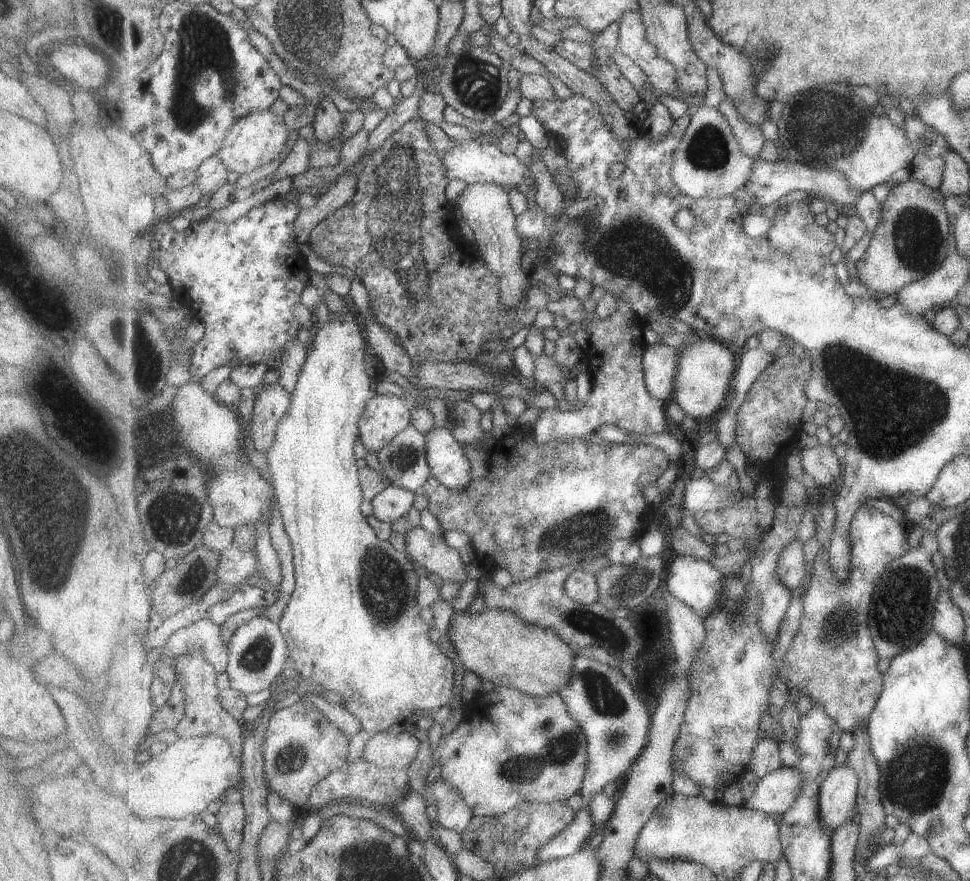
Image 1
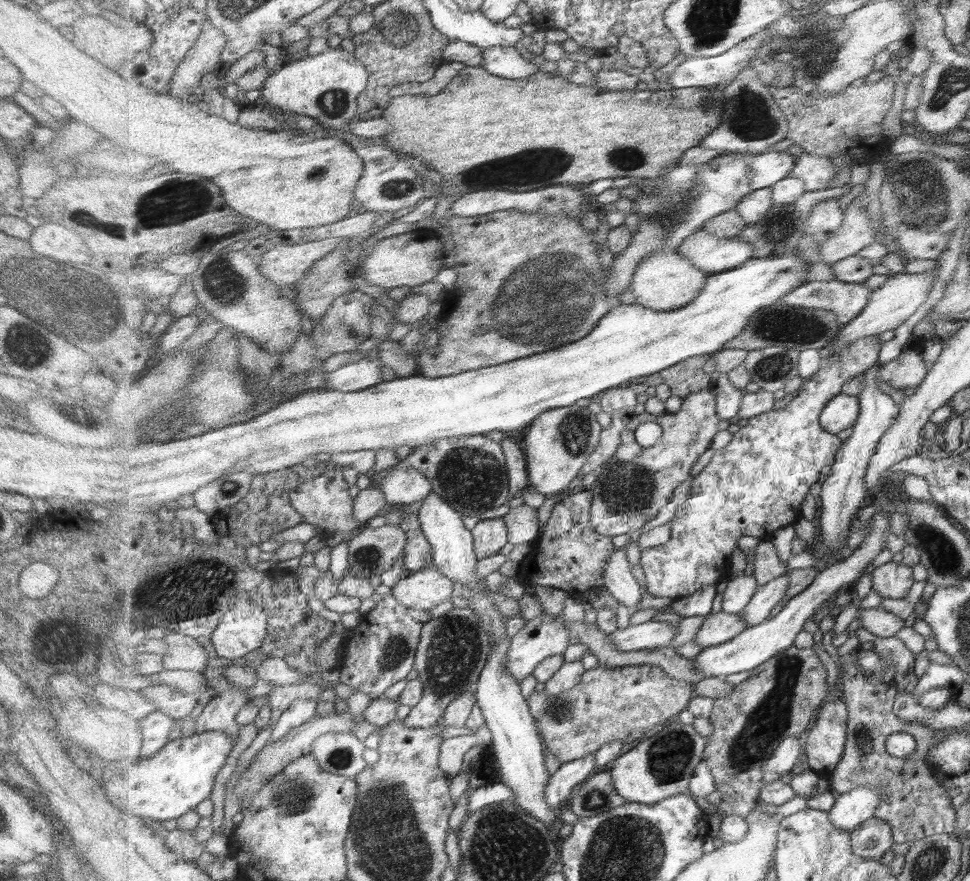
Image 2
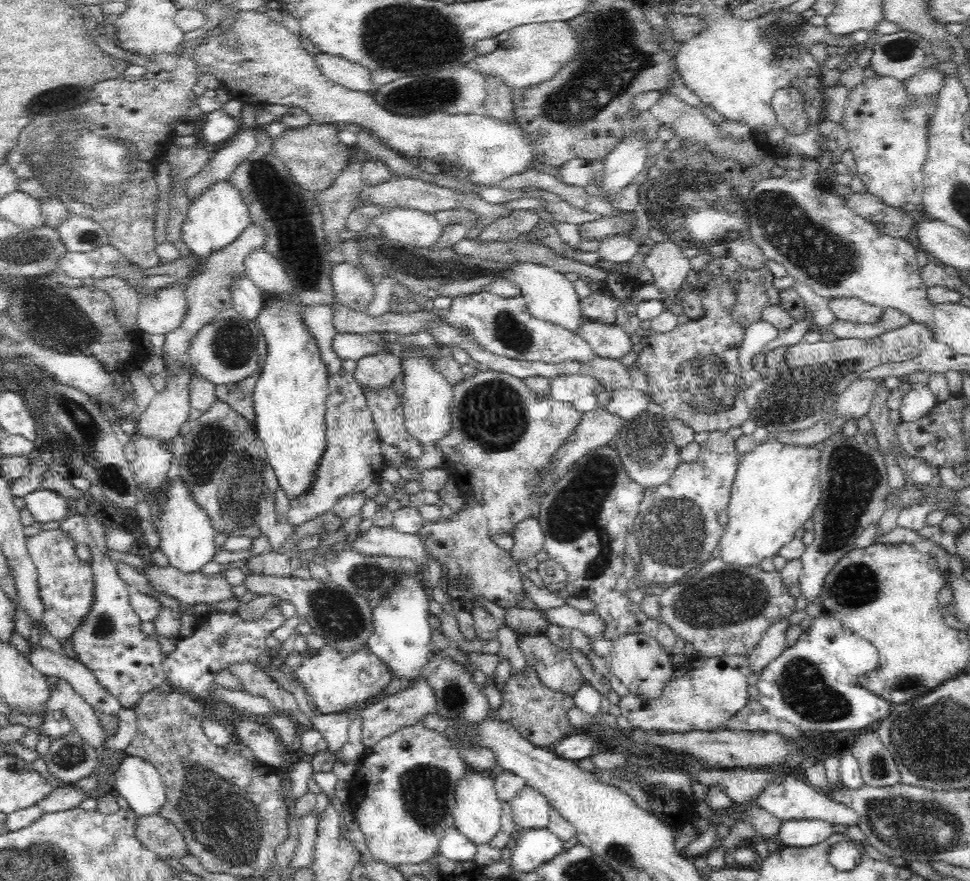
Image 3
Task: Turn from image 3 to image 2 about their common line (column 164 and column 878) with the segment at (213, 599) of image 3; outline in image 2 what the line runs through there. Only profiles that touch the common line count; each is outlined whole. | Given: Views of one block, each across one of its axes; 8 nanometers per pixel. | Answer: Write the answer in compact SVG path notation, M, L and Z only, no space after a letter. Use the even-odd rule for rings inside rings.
M889 561L872 570L872 590L876 590L884 598L902 599L915 586L913 568L901 562Z

